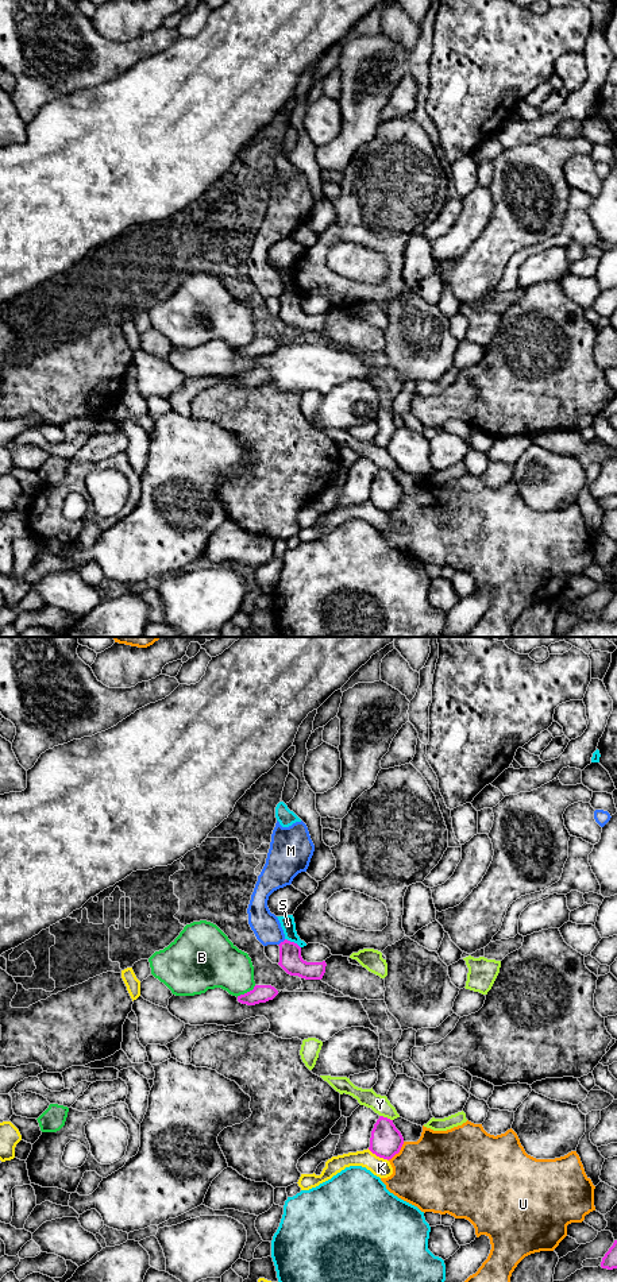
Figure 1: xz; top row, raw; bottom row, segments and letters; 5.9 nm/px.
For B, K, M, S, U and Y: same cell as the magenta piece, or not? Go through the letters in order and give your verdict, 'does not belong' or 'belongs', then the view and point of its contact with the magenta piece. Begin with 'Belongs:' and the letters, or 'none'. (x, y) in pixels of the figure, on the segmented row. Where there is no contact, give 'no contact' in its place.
Belongs: none
B: does not belong; meets magenta in xz at (247, 992)
K: does not belong; meets magenta in xz at (378, 1155)
M: does not belong; meets magenta in xz at (281, 942)
S: does not belong; meets magenta in xz at (293, 942)
U: does not belong; meets magenta in xz at (397, 1153)
Y: does not belong; meets magenta in xz at (386, 1118)

